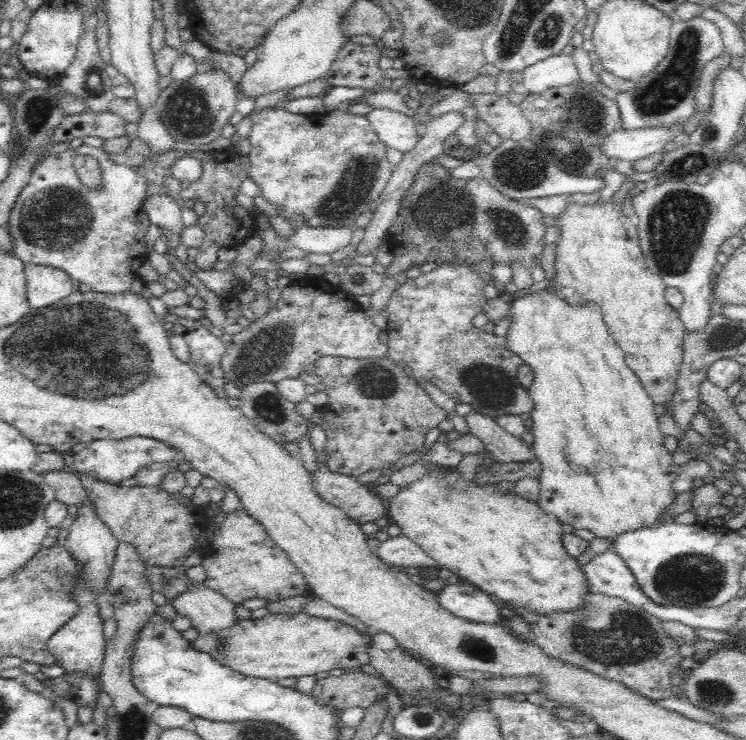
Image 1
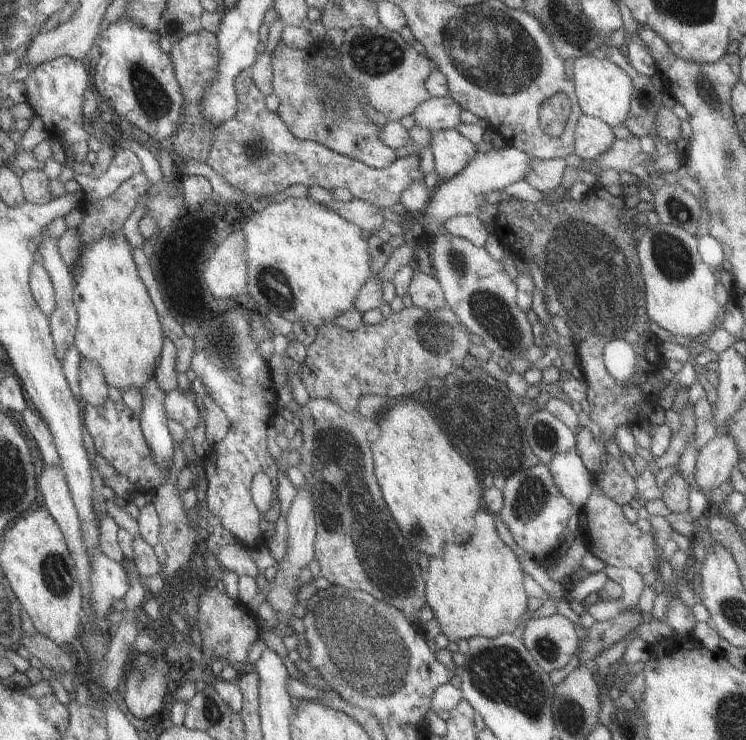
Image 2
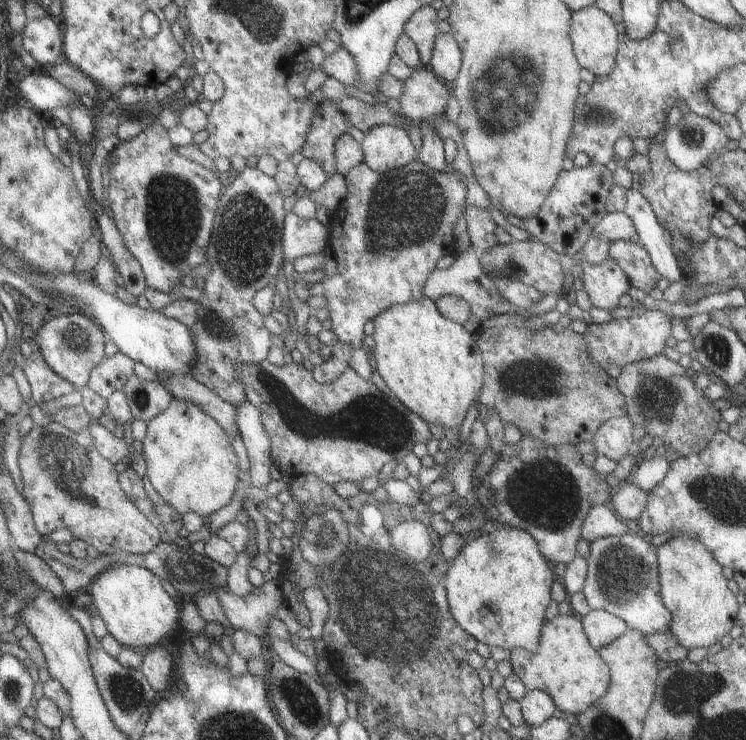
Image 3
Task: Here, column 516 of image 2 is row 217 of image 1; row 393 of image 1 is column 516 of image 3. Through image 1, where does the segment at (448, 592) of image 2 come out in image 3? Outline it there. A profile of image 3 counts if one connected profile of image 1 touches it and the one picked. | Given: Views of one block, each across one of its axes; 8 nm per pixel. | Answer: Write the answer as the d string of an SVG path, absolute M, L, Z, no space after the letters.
M573 611L567 614L557 613L550 620L544 621L537 650L527 652L521 648L512 648L509 664L527 691L537 689L546 692L555 708L574 715L581 714L591 706L601 694L605 694L609 686L609 668L587 642L580 617Z

